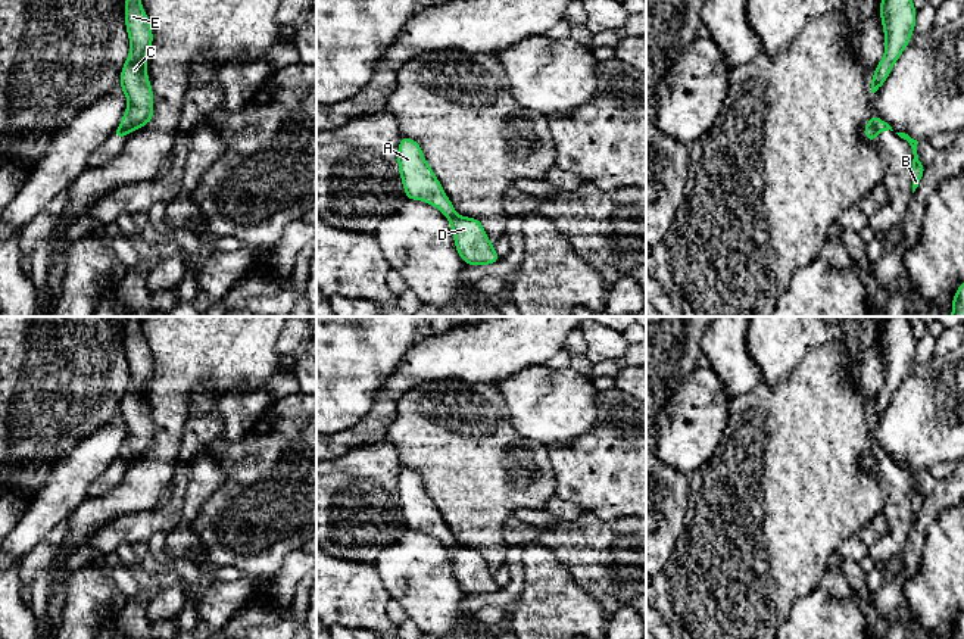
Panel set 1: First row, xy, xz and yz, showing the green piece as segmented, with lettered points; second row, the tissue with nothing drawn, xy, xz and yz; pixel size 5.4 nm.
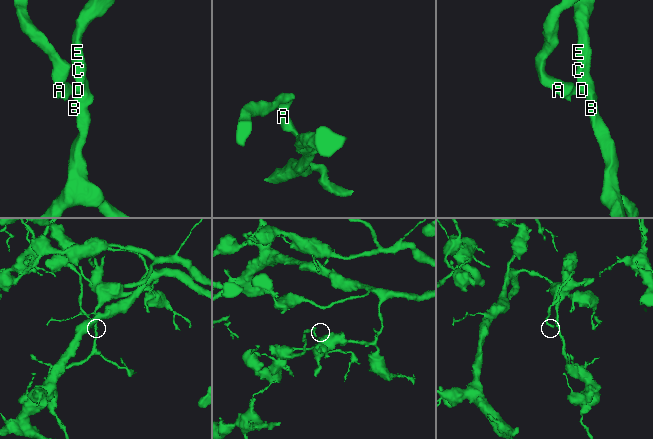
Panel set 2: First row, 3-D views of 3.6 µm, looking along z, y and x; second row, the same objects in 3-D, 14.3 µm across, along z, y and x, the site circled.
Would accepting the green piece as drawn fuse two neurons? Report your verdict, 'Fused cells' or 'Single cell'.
Fused cells

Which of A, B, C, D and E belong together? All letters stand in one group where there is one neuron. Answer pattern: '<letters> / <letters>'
A / B C D E

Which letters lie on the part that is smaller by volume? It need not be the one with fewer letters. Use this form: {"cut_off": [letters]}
{"cut_off": ["A"]}

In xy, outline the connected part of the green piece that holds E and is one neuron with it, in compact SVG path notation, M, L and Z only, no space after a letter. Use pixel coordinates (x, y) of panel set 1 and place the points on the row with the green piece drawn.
M125 0L125 27L130 37L130 54L121 71L121 90L128 100L128 107L119 127L130 134L153 119L153 90L146 59L153 43L153 32L141 0Z

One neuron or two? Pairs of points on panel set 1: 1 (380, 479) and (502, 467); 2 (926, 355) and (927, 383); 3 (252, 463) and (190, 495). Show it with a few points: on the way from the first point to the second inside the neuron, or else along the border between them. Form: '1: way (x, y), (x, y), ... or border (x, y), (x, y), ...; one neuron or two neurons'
1: border (384, 440), (396, 449), (402, 465); two neurons
2: border (933, 354), (926, 362), (916, 359); two neurons
3: border (221, 465), (227, 474); two neurons

